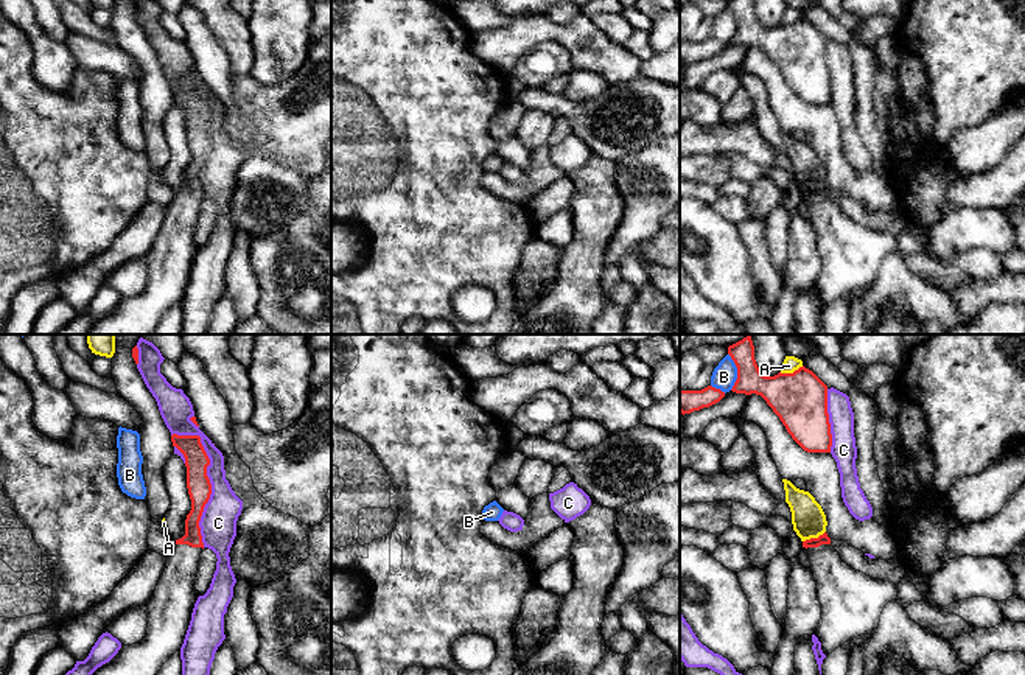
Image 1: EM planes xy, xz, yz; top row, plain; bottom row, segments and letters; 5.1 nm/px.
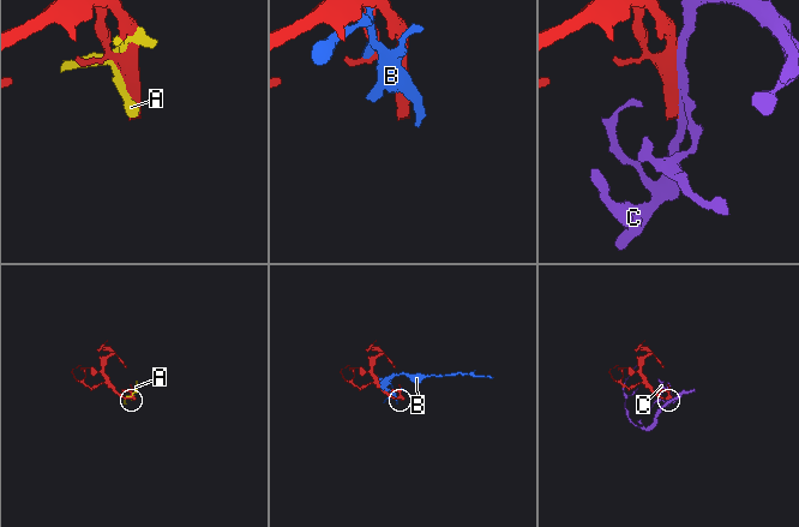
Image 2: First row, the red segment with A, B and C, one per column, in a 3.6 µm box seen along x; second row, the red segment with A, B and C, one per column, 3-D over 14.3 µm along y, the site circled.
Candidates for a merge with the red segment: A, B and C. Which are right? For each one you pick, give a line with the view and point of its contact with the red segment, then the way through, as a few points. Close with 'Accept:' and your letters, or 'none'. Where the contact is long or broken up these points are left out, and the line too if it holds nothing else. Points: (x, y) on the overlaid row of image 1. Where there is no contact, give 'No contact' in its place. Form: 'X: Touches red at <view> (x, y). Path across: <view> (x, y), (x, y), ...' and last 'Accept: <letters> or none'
Accept: none

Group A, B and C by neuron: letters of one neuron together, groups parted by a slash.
A / B / C

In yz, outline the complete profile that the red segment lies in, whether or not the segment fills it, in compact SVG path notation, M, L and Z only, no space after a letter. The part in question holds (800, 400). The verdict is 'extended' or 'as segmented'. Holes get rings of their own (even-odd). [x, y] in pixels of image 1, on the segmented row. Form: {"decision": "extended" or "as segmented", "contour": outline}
{"decision": "as segmented", "contour": "M751 336L728 347L737 367L733 392L761 395L792 439L807 453L831 453L827 386L804 365L793 373L765 376L754 359Z"}

